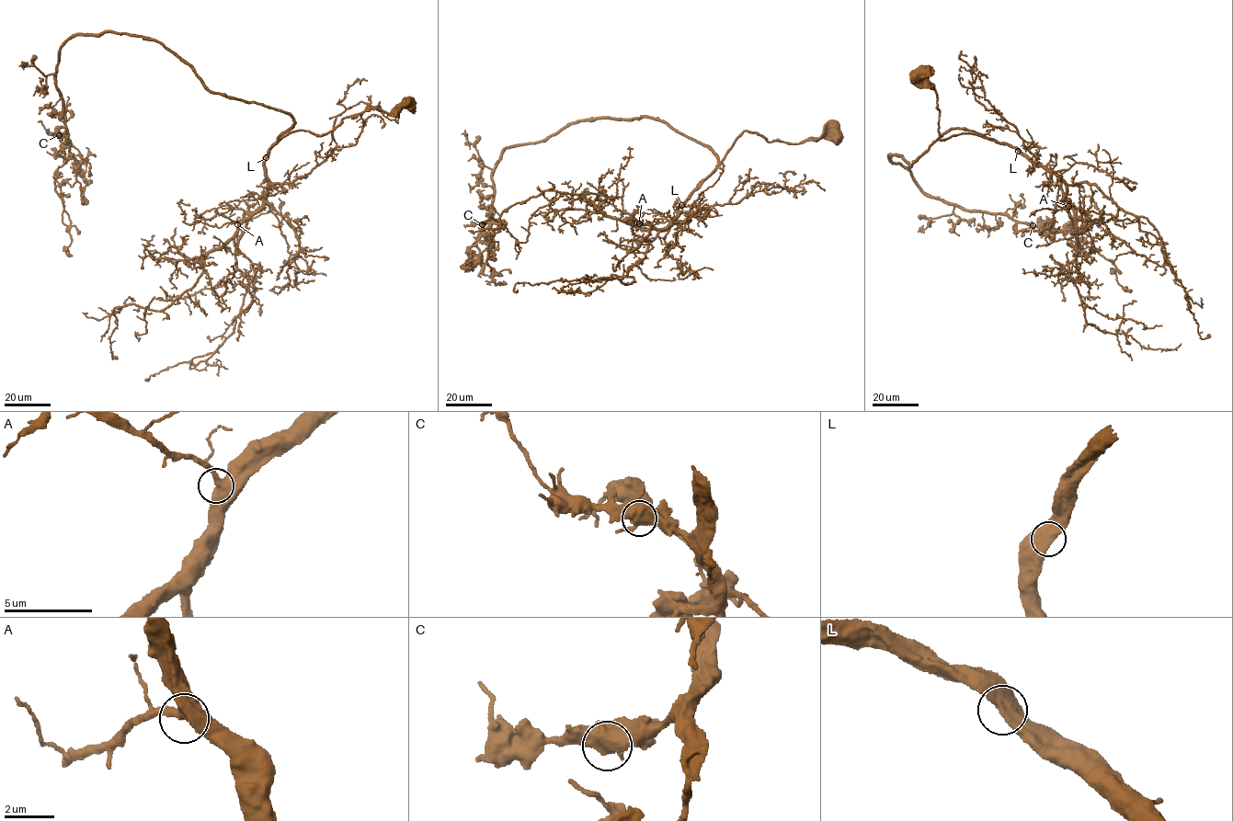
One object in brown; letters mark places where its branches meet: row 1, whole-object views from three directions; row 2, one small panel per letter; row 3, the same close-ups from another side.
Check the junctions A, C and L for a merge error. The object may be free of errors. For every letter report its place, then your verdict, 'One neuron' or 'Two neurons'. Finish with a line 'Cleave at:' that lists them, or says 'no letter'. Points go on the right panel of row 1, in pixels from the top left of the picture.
A: Place: (1068, 206). One neuron
C: Place: (1033, 225). One neuron
L: Place: (1018, 151). One neuron
Cleave at: no letter

